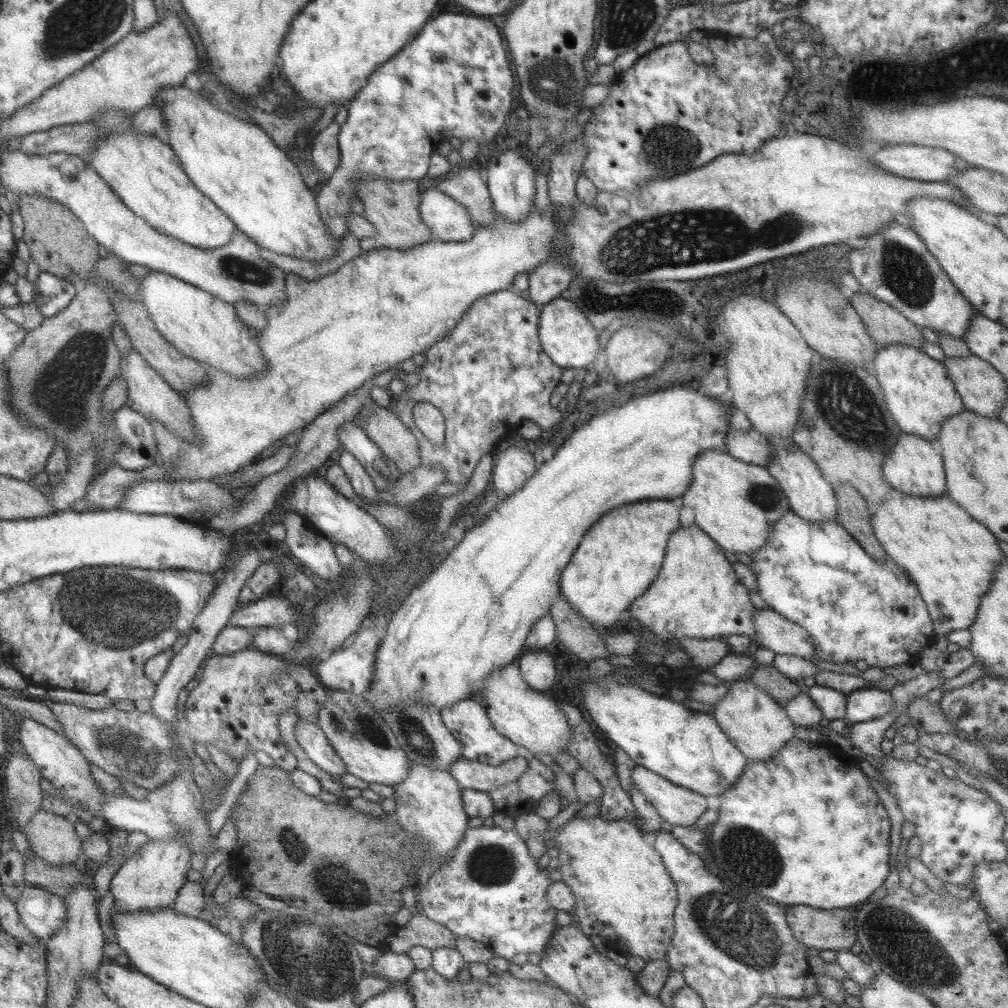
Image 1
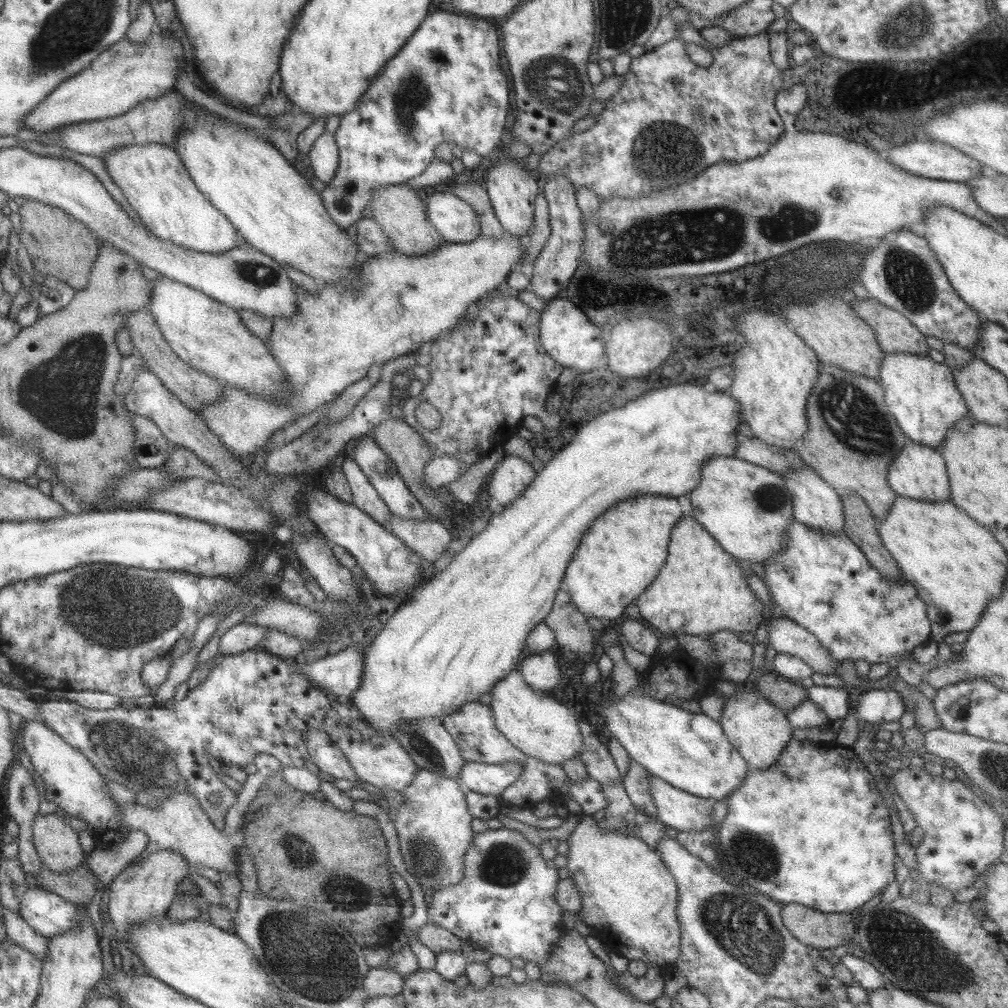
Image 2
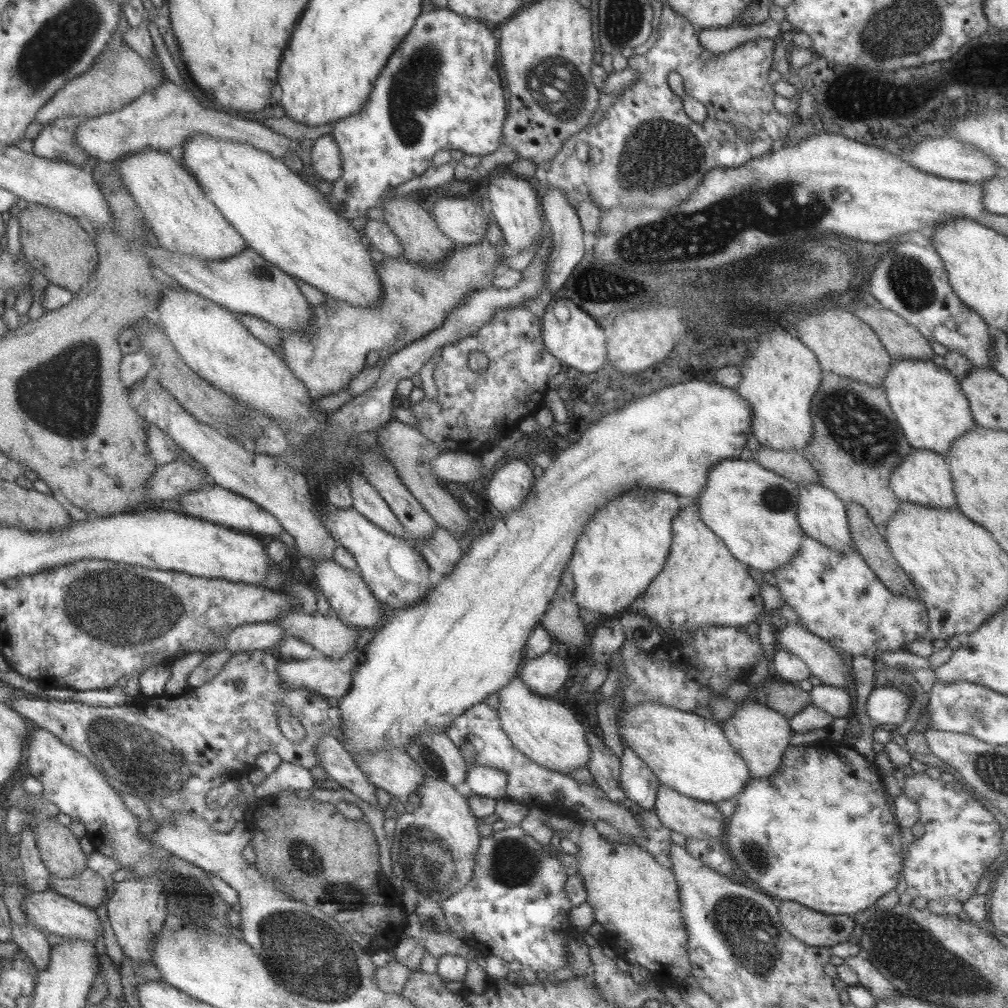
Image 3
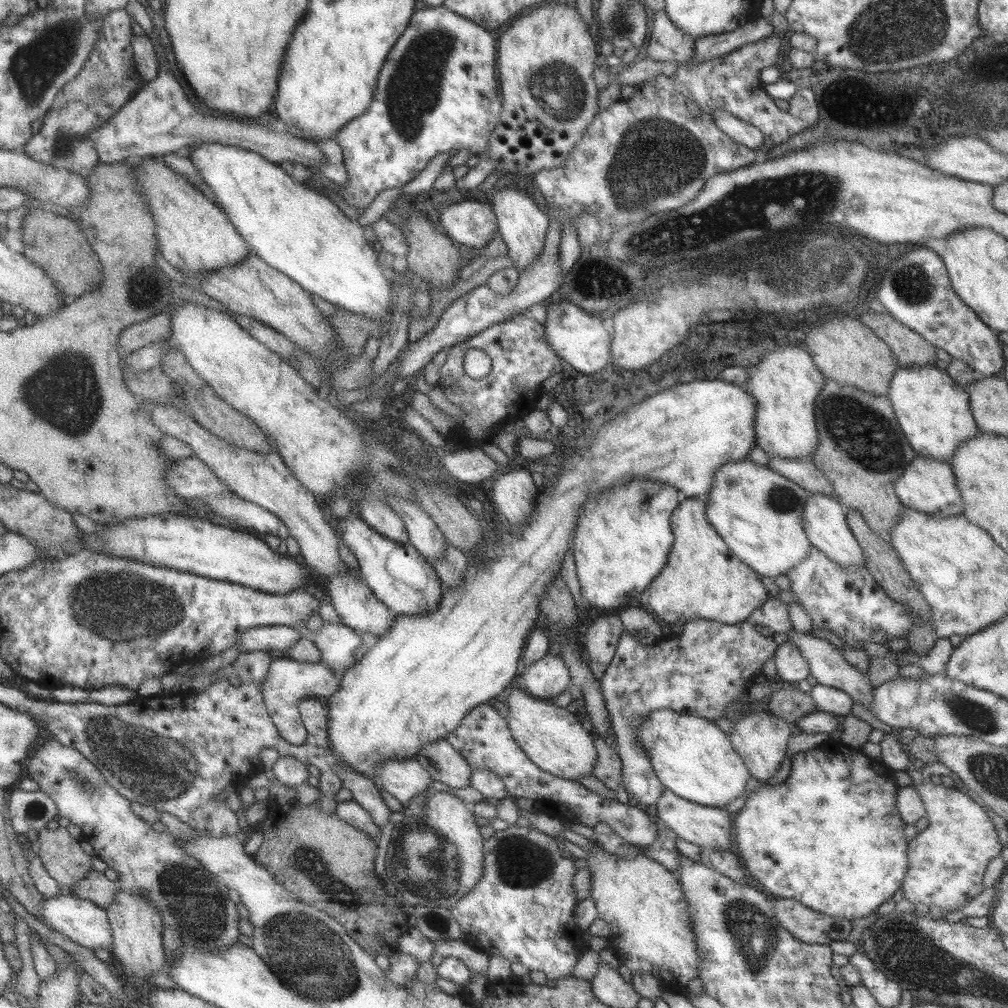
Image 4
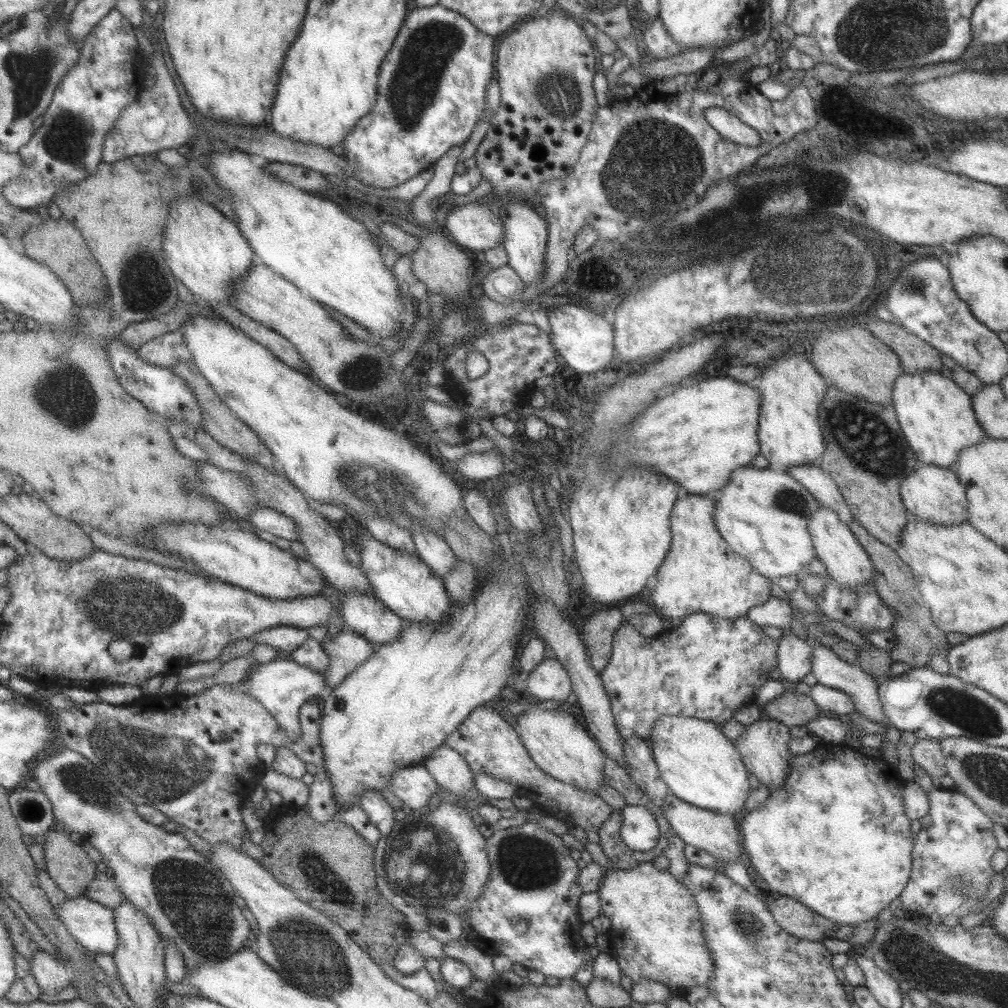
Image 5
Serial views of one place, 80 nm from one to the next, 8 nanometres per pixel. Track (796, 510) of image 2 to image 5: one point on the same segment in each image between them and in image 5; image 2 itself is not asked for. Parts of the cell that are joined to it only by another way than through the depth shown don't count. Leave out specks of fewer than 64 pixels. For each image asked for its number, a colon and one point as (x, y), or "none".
3: (821, 515)
4: (823, 519)
5: (845, 560)

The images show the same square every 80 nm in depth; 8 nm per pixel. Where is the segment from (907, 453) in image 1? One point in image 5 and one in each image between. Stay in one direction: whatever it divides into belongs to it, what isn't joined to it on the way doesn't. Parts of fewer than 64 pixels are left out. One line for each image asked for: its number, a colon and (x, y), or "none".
2: (918, 472)
3: (922, 477)
4: (925, 485)
5: (932, 494)

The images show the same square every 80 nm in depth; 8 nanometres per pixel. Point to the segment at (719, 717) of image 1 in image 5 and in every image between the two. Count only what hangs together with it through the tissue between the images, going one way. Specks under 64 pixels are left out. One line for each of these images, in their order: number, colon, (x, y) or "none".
2: (759, 731)
3: (759, 735)
4: (760, 739)
5: (763, 745)

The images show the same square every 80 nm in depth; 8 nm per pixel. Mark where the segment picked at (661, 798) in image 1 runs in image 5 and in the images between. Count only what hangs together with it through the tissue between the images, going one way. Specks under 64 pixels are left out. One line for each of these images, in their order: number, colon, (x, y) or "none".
2: (676, 809)
3: (692, 818)
4: (703, 826)
5: (718, 834)

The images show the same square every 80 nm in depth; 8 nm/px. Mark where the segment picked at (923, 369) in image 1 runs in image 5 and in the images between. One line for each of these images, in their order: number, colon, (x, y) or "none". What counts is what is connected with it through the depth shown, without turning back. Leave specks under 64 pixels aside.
2: (920, 393)
3: (927, 401)
4: (932, 410)
5: (936, 417)

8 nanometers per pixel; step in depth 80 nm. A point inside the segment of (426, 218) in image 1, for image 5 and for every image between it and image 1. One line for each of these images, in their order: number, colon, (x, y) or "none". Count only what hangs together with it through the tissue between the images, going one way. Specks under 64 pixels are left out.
2: (451, 217)
3: (464, 222)
4: (470, 224)
5: (473, 226)

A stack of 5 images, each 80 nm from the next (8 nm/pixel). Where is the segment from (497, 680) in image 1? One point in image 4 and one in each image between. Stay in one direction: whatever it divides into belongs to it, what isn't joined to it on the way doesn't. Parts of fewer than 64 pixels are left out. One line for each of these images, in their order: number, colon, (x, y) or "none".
2: (543, 728)
3: (541, 728)
4: (552, 738)

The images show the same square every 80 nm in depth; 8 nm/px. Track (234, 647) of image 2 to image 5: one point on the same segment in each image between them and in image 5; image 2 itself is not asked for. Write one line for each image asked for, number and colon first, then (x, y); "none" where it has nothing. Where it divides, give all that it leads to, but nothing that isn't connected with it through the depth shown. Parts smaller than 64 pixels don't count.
3: (255, 636)
4: (276, 637)
5: (283, 638)

